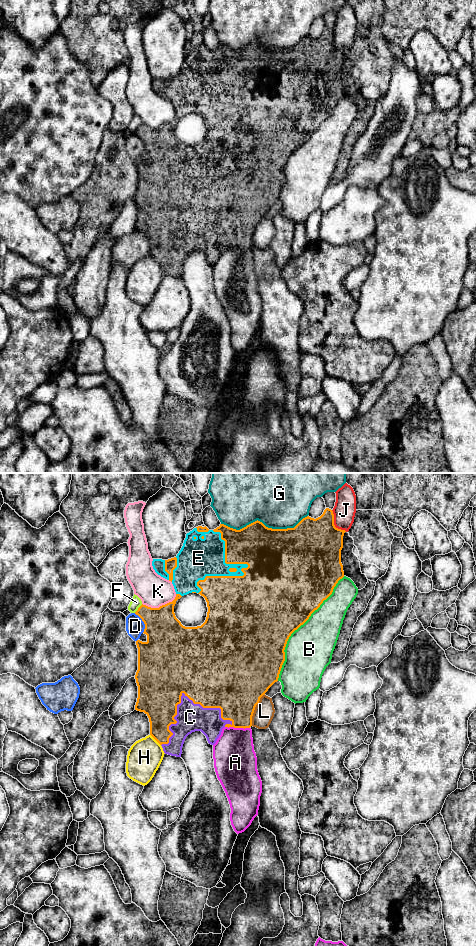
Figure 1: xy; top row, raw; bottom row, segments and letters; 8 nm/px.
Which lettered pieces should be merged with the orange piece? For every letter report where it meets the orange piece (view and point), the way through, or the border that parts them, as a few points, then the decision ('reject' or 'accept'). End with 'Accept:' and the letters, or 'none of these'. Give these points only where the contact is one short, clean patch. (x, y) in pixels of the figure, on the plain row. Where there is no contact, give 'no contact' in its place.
A: xy (237, 247) | reject
B: xy (298, 147) | reject
C: xy (181, 215) | accept
D: xy (143, 141) | reject
E: xy (241, 90) | accept
F: xy (138, 128) | reject
G: xy (264, 45) | reject
H: xy (155, 259) | reject
J: xy (333, 44) | reject
K: xy (160, 126) | reject
L: xy (254, 229) | reject
Accept: C, E

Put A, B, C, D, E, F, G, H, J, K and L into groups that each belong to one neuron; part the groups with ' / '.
A / B / C E / D / F / G / H / J / K / L

